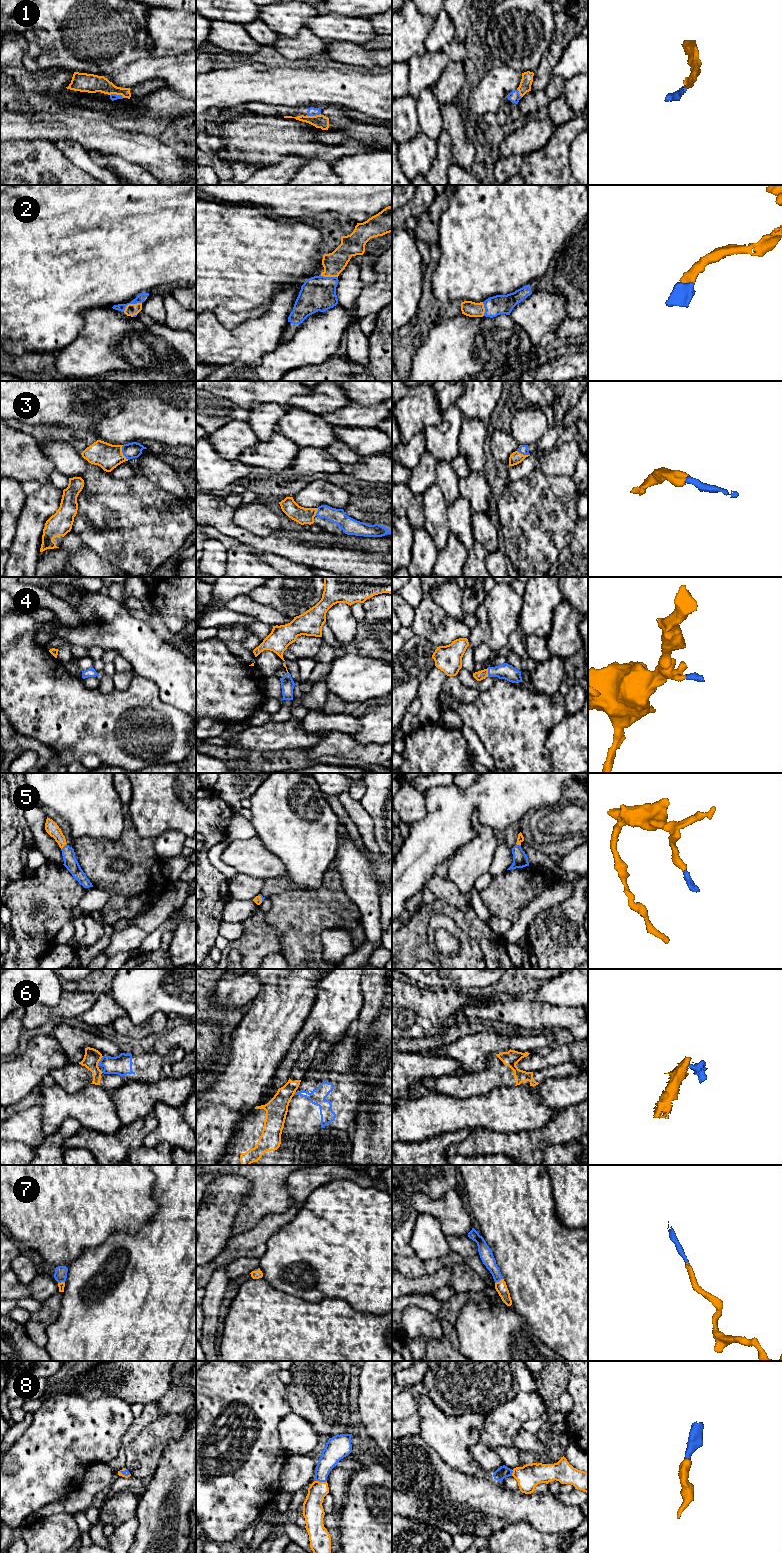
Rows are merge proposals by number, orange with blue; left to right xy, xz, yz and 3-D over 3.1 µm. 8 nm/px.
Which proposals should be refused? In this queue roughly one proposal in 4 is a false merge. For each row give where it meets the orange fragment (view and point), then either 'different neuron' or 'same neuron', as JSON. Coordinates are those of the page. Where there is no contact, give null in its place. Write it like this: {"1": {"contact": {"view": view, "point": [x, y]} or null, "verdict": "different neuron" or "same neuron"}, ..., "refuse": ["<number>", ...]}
{"1": {"contact": {"view": "xy", "point": [117, 94]}, "verdict": "same neuron"}, "2": {"contact": {"view": "xy", "point": [131, 304]}, "verdict": "same neuron"}, "3": {"contact": {"view": "xy", "point": [121, 452]}, "verdict": "same neuron"}, "4": {"contact": {"view": "yz", "point": [487, 672]}, "verdict": "same neuron"}, "5": {"contact": {"view": "xy", "point": [64, 845]}, "verdict": "same neuron"}, "6": {"contact": {"view": "xy", "point": [99, 1060]}, "verdict": "different neuron"}, "7": {"contact": {"view": "yz", "point": [499, 1281]}, "verdict": "same neuron"}, "8": {"contact": {"view": "xz", "point": [320, 1482]}, "verdict": "same neuron"}, "refuse": ["6"]}

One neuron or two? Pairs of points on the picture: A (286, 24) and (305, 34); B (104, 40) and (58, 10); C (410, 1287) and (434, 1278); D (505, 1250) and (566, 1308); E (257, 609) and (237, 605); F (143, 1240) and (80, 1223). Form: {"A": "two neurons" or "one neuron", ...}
{"A": "two neurons", "B": "one neuron", "C": "one neuron", "D": "one neuron", "E": "one neuron", "F": "two neurons"}

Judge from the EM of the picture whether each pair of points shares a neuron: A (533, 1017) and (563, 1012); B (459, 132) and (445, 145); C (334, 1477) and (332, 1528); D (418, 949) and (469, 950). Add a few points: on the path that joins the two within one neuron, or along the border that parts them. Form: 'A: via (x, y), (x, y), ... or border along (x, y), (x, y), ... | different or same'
A: via (540, 1017), (556, 1016) | same
B: border along (444, 128), (450, 137), (451, 160), (453, 162) | different
C: via (337, 1490), (337, 1511), (335, 1515) | same
D: border along (427, 926), (427, 944), (437, 958) | different

